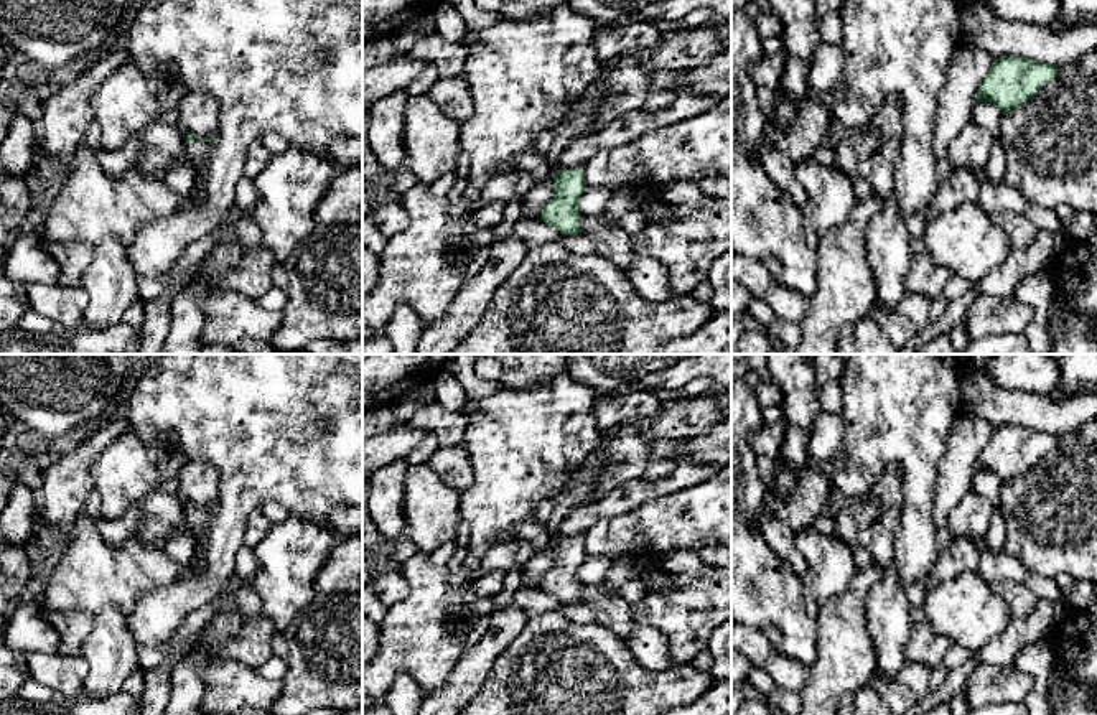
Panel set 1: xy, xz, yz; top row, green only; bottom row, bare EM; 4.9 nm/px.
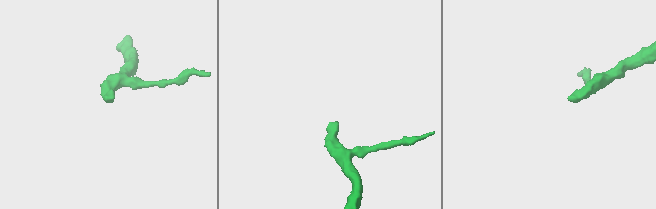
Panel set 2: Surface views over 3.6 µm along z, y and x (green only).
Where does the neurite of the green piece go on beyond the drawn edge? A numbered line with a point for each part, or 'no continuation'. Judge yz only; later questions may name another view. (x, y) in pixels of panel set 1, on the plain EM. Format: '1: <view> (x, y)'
no continuation

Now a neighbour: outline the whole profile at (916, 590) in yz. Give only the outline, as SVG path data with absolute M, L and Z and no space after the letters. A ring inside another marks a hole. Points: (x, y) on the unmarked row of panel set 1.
M929 575L909 583L904 588L906 593L908 593L909 608L921 608L921 606L924 606L924 595L927 591L927 588L926 588L926 580L927 578L929 578Z

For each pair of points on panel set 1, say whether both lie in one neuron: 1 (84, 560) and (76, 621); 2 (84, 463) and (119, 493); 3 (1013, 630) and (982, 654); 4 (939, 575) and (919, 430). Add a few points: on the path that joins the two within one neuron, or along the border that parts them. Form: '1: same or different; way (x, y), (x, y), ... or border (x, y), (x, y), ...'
1: different; border (50, 608), (88, 613), (93, 618)
2: different; border (116, 439), (93, 468), (93, 490)
3: same; way (1005, 638), (990, 653)
4: different; border (939, 559), (929, 575)

